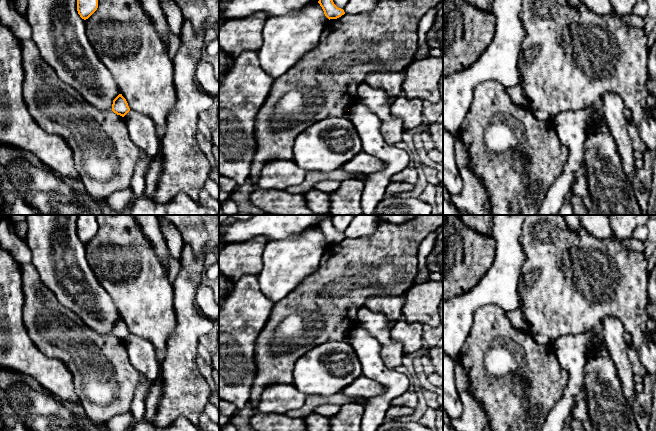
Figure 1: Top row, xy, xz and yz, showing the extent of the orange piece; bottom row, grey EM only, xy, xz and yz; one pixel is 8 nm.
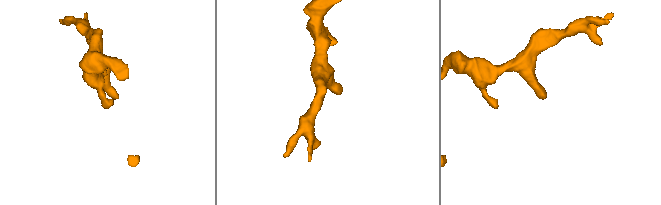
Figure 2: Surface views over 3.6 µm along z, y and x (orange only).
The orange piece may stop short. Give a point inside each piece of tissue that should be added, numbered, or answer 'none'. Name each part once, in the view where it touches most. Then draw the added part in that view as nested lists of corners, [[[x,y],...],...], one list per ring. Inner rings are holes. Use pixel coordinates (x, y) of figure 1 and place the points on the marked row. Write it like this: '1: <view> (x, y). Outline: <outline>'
1: xy (143, 131). Outline: [[[131,110],[124,116],[124,120],[129,130],[129,136],[137,148],[143,153],[144,157],[138,162],[135,167],[134,174],[131,179],[130,188],[133,192],[134,200],[145,195],[145,181],[148,167],[152,159],[158,154],[161,149],[163,131],[160,131],[154,121],[147,115]]]

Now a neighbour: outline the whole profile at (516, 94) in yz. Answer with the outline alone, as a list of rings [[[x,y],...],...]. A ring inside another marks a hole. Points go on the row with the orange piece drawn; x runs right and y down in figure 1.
[[[514,86],[514,87],[509,87],[505,88],[506,93],[509,96],[510,100],[512,103],[515,105],[521,106],[526,109],[531,108],[531,103],[530,101],[526,98],[522,88],[520,86]]]

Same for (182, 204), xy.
[[[178,193],[170,202],[159,204],[146,195],[134,200],[131,215],[219,215],[215,210],[196,203],[188,195]]]

